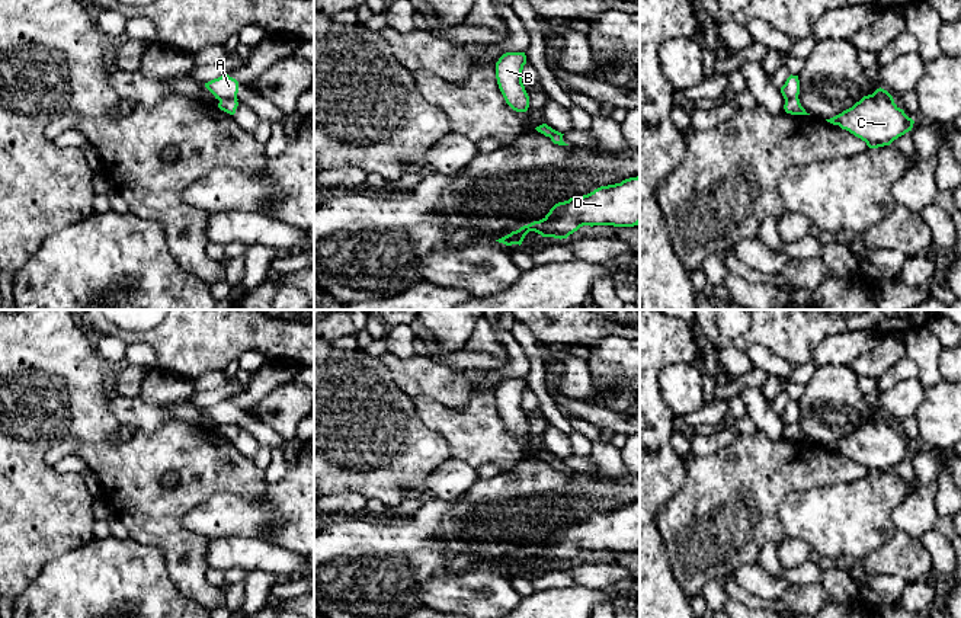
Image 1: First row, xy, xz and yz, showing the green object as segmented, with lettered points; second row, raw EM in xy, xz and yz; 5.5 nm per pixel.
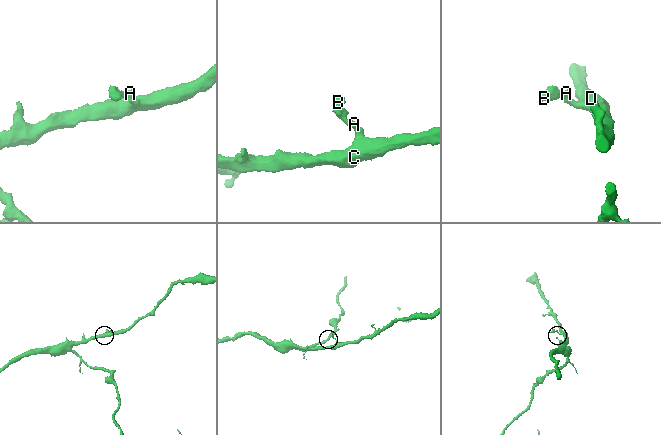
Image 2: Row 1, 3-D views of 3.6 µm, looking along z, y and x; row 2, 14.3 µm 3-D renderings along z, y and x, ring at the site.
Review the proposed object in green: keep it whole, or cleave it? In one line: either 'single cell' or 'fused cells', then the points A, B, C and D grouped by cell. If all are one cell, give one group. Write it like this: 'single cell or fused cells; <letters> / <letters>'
fused cells; A B / C D

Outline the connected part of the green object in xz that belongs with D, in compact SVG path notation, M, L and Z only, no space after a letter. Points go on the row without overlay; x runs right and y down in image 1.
M640 502L558 528L542 545L523 551L496 567L506 571L520 571L529 557L561 566L583 551L634 553L638 550Z

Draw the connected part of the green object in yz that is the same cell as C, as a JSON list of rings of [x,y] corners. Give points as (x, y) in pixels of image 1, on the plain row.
[[[881,413],[826,446],[861,464],[869,474],[890,471],[894,465],[912,457],[914,449],[894,429],[893,422]]]

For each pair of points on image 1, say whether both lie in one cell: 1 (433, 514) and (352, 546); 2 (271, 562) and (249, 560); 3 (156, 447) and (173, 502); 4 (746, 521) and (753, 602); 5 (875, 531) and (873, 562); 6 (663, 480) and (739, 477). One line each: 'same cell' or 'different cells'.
1: same cell
2: same cell
3: same cell
4: different cells
5: different cells
6: different cells

